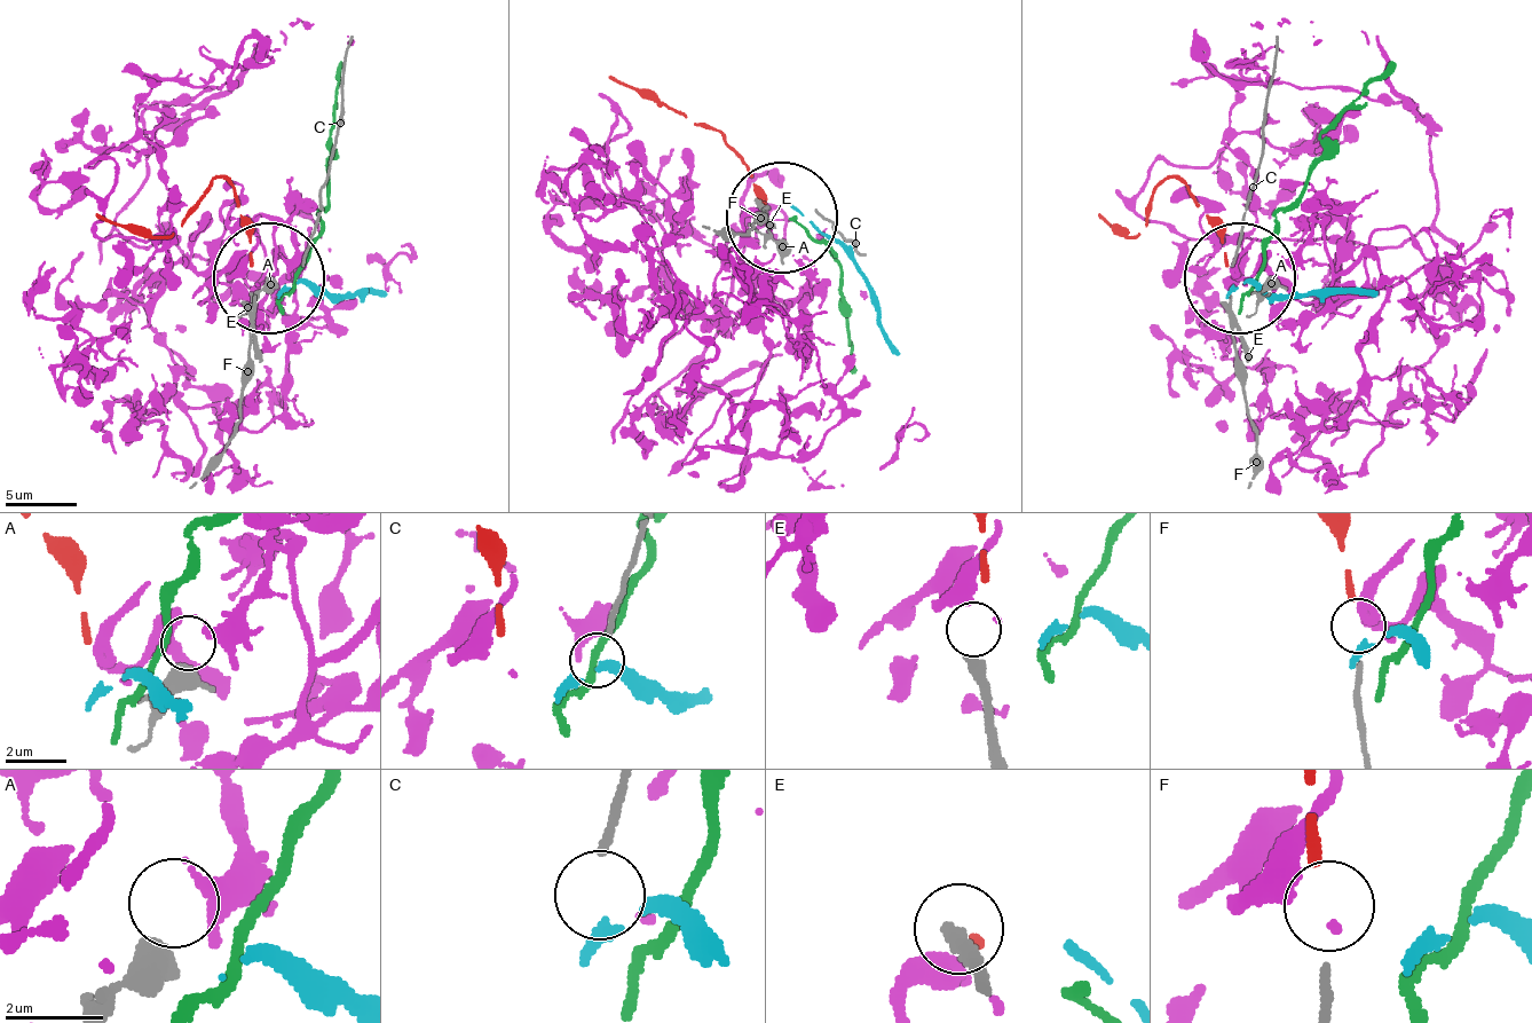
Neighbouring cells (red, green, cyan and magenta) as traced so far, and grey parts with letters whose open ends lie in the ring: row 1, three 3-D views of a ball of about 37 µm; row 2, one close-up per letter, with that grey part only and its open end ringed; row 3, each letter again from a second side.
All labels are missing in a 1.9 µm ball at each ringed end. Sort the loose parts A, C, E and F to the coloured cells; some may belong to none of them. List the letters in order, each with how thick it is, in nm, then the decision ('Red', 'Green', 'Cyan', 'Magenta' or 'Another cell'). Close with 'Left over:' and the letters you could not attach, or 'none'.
A: Thickness 650 nm. Magenta
C: Thickness 160 nm. Another cell
E: Thickness 360 nm. Another cell
F: Thickness 180 nm. Red
Left over: C, E

